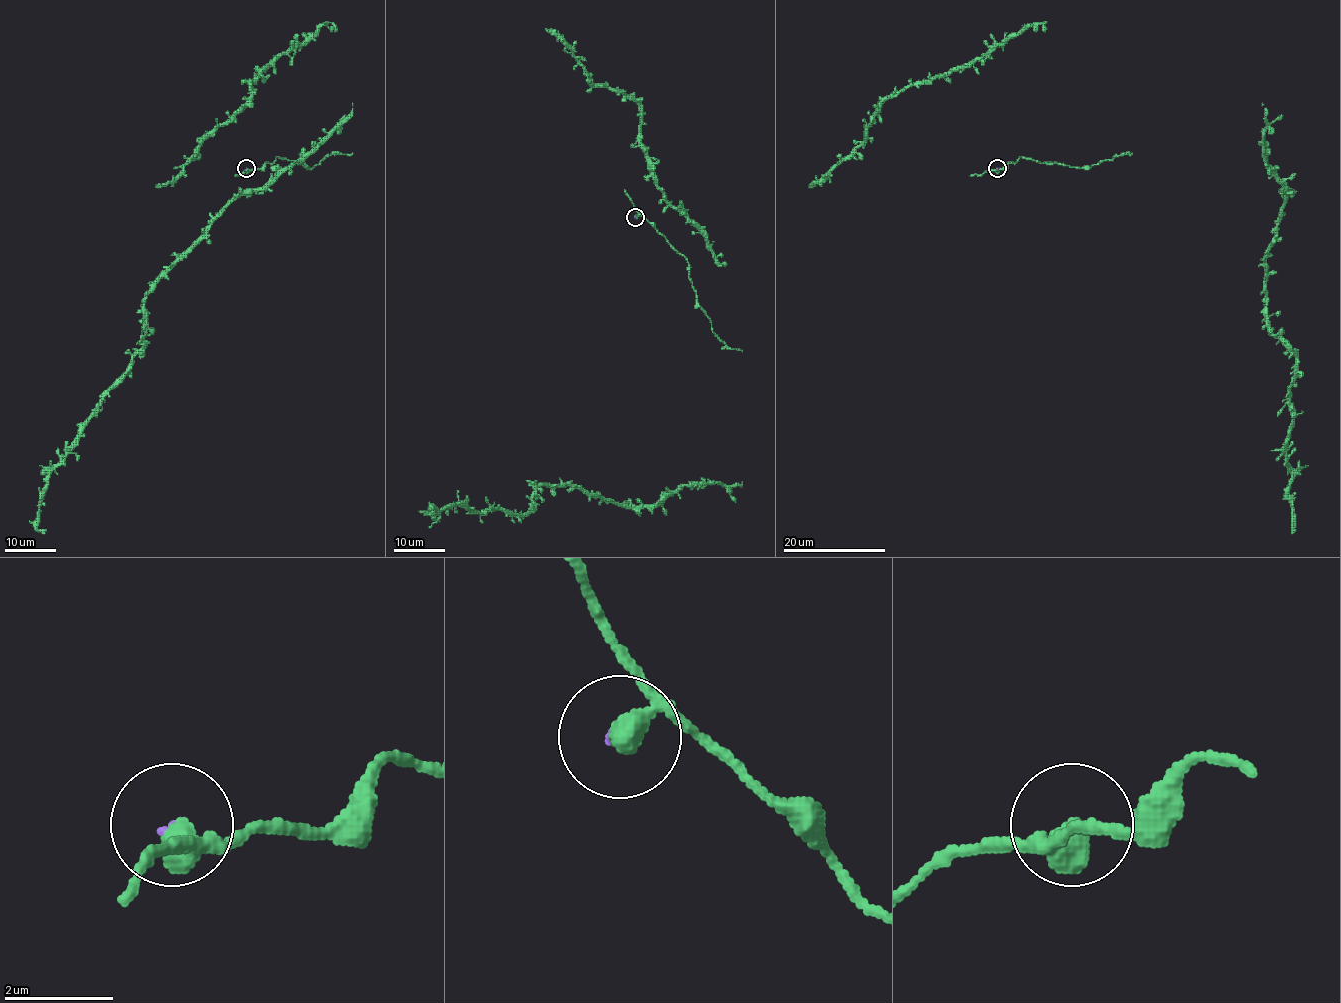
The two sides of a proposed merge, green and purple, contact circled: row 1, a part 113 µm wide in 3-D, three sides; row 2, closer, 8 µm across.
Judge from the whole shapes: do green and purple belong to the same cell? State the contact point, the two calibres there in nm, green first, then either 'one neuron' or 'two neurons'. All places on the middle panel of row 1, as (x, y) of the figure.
(635, 217) | 400/70 nm | two neurons

